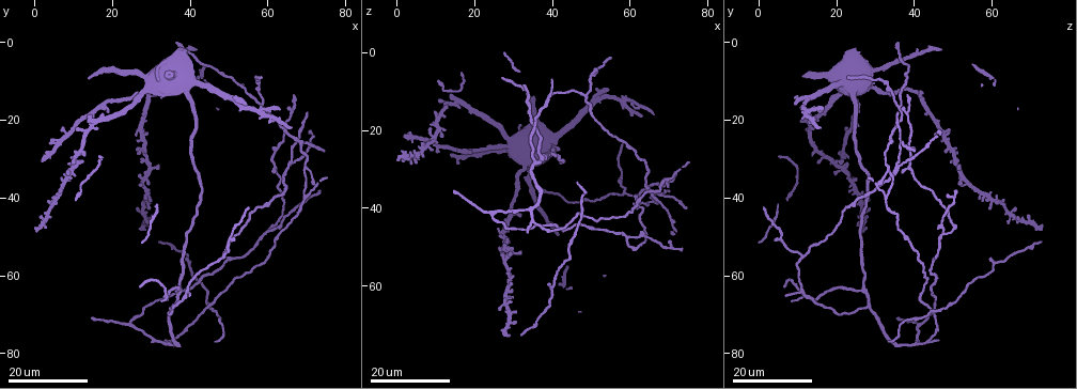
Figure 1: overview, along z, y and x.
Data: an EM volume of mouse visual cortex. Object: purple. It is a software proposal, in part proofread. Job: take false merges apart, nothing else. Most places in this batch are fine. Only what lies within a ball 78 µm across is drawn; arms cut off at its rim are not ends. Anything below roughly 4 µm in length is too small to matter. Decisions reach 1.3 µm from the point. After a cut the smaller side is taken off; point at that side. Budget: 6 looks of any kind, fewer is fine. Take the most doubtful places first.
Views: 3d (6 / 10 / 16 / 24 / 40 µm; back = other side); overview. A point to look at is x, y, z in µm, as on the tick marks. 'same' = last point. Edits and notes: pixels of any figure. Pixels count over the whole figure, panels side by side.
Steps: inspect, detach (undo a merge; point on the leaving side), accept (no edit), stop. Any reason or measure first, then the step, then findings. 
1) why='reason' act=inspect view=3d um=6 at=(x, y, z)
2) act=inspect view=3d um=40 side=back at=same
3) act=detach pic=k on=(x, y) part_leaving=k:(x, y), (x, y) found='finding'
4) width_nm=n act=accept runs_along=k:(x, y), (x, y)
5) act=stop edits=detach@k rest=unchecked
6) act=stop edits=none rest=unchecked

why='thin arm on a thick one' act=inspect view=3d um=16 at=(37.0, 63.5, 27.5)

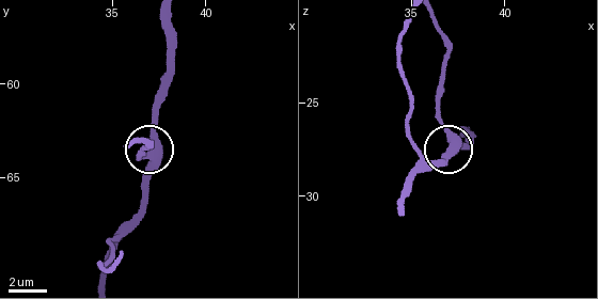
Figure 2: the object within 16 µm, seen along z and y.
why='closer look' act=inspect view=3d um=10 at=(37.1, 64.0, 26.9)

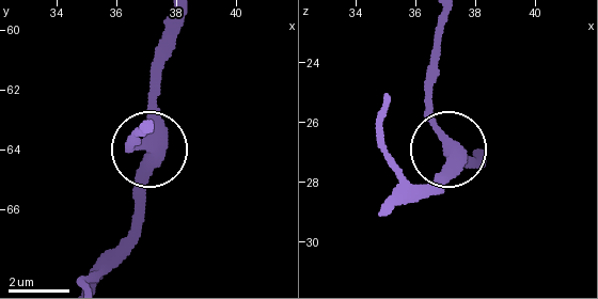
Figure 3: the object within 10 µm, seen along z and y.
act=accept runs_along=3:(164, 22), (157, 130), (150, 145), (135, 145) found='all the same neuron'

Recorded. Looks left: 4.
why='three arms meet' act=inspect view=3d um=16 at=(70.5, 32.5, 33.0)

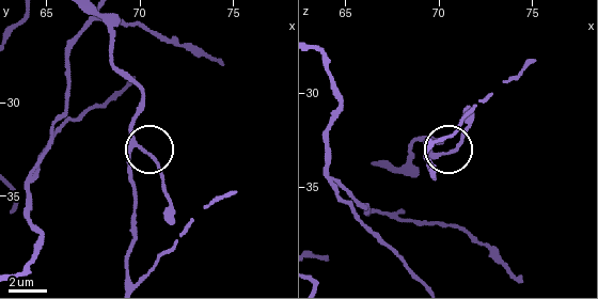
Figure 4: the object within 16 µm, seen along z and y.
act=inspect view=3d um=10 at=(69.9, 32.4, 33.3)

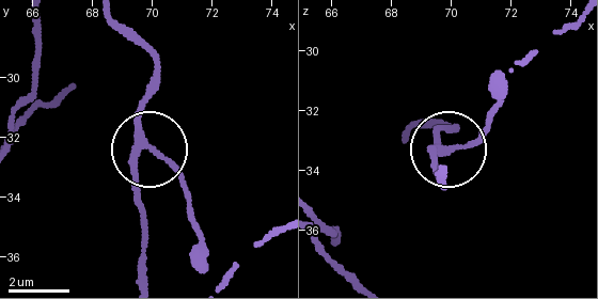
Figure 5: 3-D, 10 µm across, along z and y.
act=accept runs_along=5:(141, 279), (134, 179), (141, 156), (156, 156), (192, 207) found='one neuron here'

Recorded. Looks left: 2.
why='branch point' act=inspect view=3d um=24 at=(59.5, 50.0, 48.0)

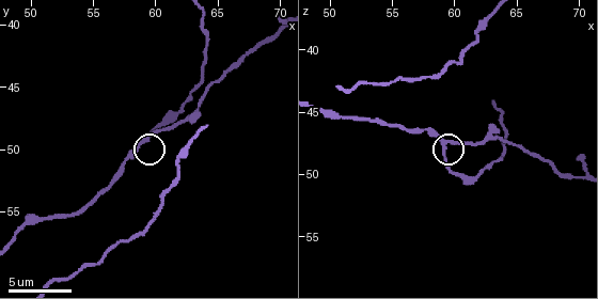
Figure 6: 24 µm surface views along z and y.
act=inspect view=3d um=10 at=(59.2, 49.2, 47.8)

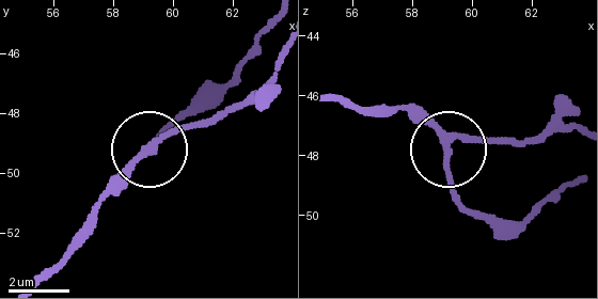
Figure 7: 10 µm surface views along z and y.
width_nm=200 act=accept runs_along=7:(331, 94), (364, 109), (415, 111), (446, 145), (520, 140) found='all the same neuron'

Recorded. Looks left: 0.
act=stop edits=none rest=unchecked

